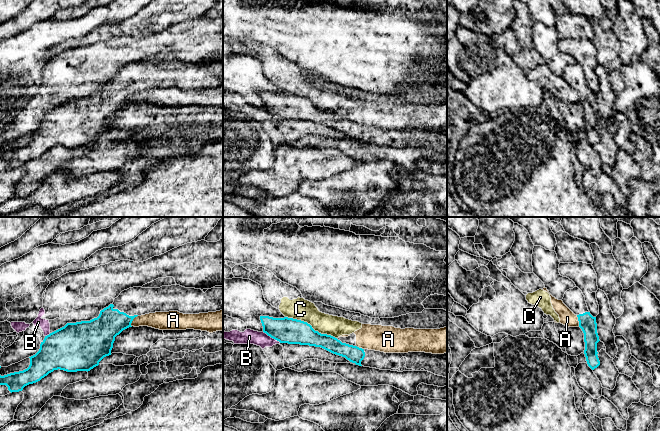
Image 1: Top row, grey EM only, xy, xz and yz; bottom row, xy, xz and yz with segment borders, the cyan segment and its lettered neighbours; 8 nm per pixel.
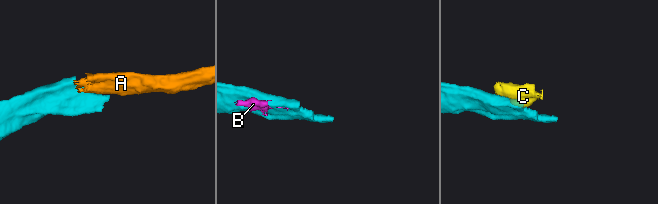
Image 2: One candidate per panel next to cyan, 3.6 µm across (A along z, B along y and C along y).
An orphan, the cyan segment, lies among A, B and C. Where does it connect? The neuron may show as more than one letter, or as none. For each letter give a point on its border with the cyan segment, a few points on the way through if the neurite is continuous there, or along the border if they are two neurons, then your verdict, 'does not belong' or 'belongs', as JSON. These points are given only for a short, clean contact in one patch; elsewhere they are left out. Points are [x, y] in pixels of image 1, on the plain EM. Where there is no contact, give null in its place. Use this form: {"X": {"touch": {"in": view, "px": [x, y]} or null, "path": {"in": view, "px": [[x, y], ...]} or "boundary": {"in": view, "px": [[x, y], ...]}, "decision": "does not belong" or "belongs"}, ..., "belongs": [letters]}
{"A": {"touch": {"in": "xy", "px": [132, 96]}, "boundary": {"in": "xy", "px": [[137, 91], [133, 95], [131, 102]]}, "decision": "does not belong"}, "B": {"touch": {"in": "xz", "px": [272, 113]}, "decision": "does not belong"}, "C": {"touch": {"in": "xz", "px": [311, 102]}, "decision": "does not belong"}, "belongs": []}

